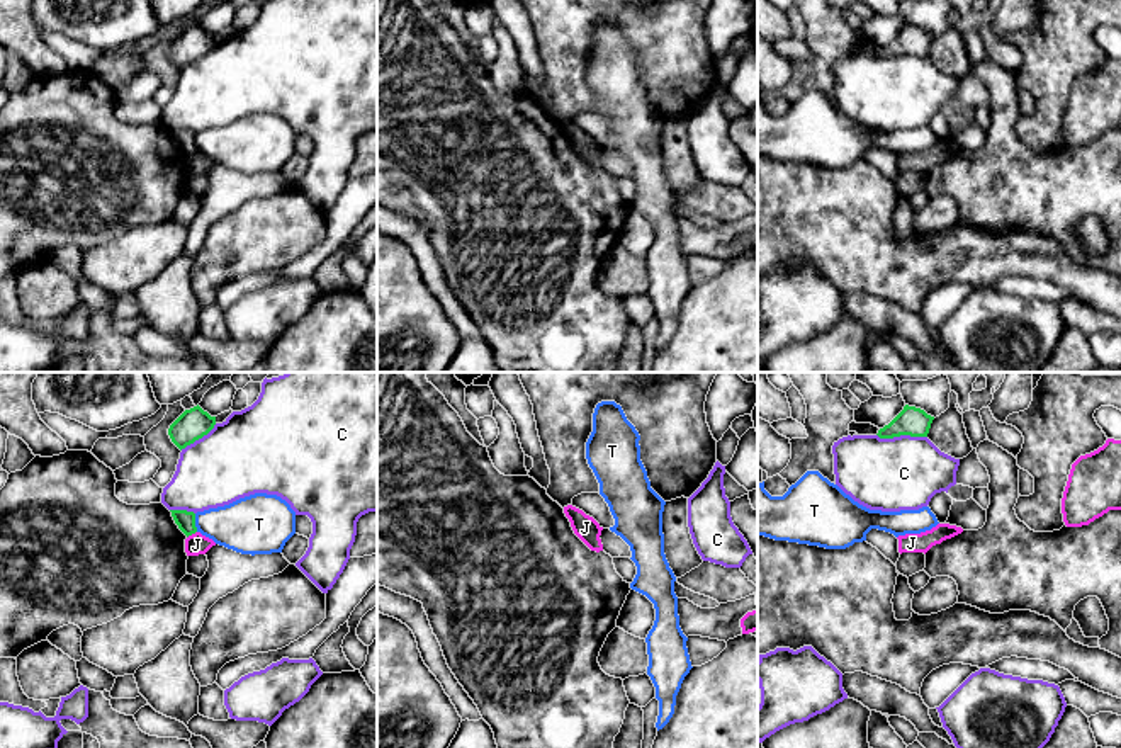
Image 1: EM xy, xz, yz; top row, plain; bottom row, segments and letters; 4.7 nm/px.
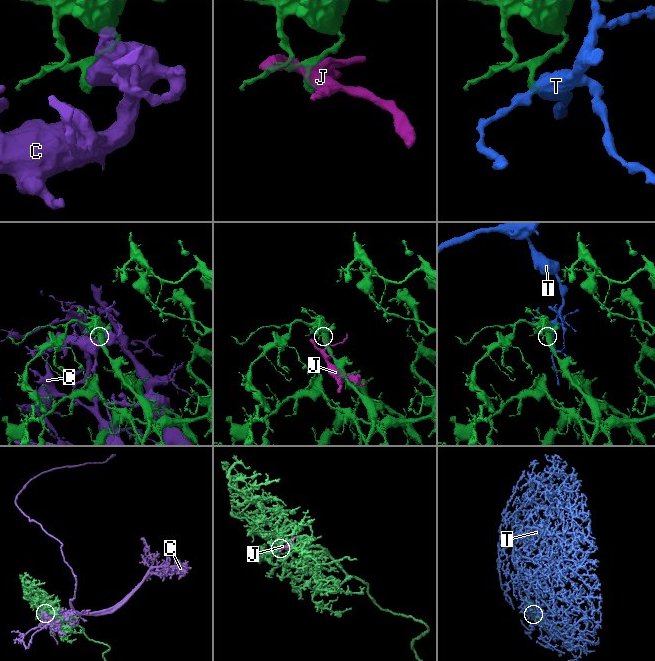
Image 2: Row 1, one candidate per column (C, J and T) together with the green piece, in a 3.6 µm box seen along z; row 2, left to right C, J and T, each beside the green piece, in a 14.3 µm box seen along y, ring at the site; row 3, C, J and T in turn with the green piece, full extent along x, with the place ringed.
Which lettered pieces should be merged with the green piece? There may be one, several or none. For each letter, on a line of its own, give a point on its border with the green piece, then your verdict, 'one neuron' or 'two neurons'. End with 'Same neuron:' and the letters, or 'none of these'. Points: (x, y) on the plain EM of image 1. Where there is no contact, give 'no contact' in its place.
C: contact yz (902, 53); two neurons
J: contact xy (191, 153); two neurons
T: contact xy (194, 141); two neurons
Same neuron: none of these

